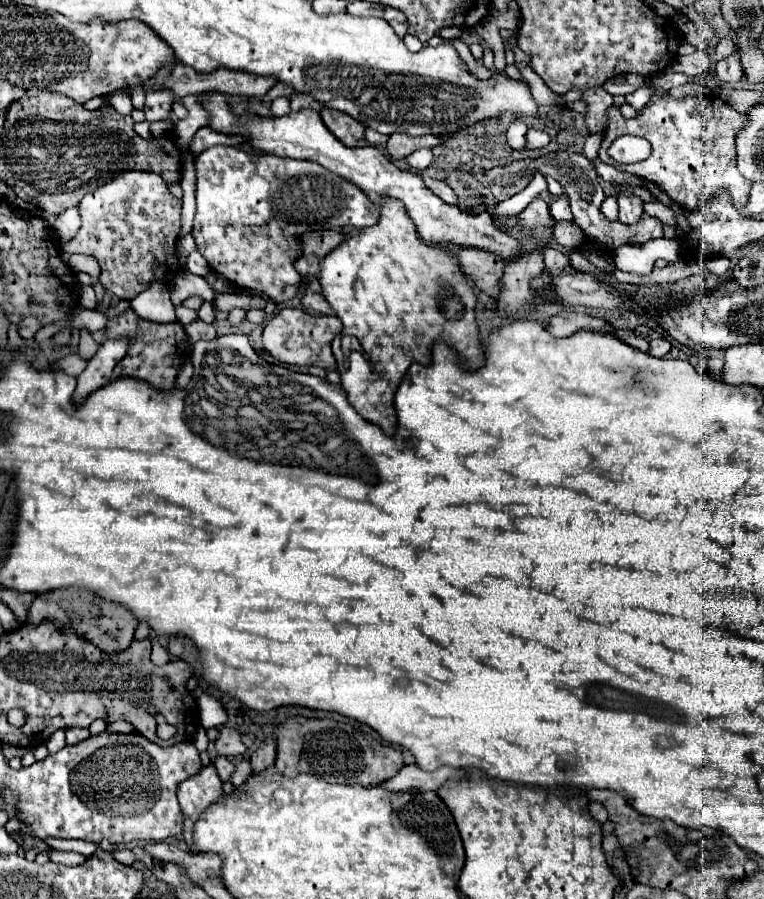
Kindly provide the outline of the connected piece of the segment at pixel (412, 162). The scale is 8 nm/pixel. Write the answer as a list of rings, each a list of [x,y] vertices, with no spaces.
[[[419,149],[419,151],[415,151],[415,153],[411,153],[407,157],[405,165],[409,169],[413,169],[413,171],[423,171],[423,169],[427,169],[431,165],[431,159],[433,159],[433,155],[431,155],[429,149]]]

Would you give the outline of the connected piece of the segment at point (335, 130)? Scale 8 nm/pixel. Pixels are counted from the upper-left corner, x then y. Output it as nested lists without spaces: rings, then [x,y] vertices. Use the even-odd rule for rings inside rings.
[[[323,109],[321,119],[325,127],[347,147],[357,147],[365,139],[365,127],[341,111]]]

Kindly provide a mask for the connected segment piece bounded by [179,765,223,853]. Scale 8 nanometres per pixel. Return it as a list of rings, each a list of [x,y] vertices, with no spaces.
[[[213,765],[201,769],[199,775],[179,785],[179,803],[185,815],[183,837],[185,837],[187,847],[193,853],[199,853],[199,849],[193,845],[193,825],[199,819],[199,815],[205,811],[205,807],[217,803],[221,797],[223,797],[223,783]]]

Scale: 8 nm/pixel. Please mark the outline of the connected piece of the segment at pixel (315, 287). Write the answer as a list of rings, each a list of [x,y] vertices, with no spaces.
[[[315,277],[307,279],[305,295],[303,295],[303,307],[305,307],[305,311],[317,311],[321,315],[335,315],[331,305],[325,301],[325,297],[321,293],[321,285],[317,283]]]

